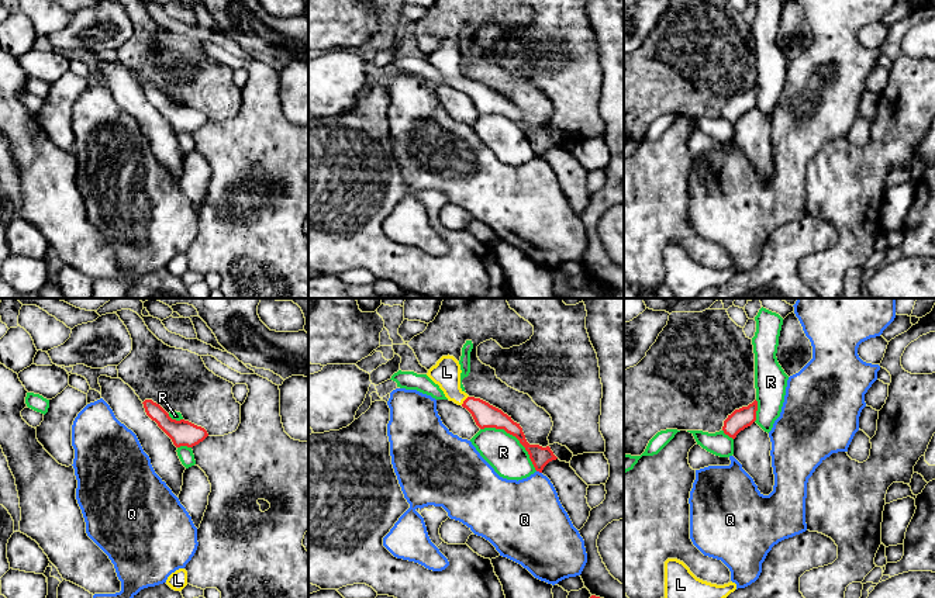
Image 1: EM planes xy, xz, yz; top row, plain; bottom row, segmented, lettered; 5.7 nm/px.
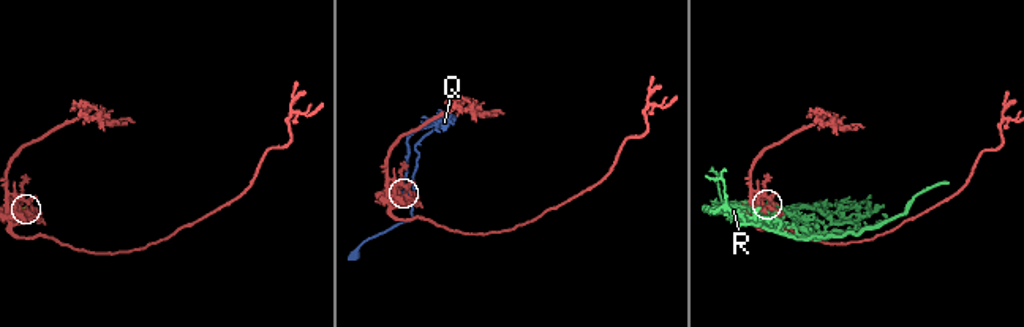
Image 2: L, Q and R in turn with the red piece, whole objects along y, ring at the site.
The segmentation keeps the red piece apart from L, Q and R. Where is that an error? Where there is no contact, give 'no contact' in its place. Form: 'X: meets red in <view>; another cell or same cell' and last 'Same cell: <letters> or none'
L: meets red in xz; same cell
Q: meets red in xz; another cell
R: meets red in xz; another cell
Same cell: L

